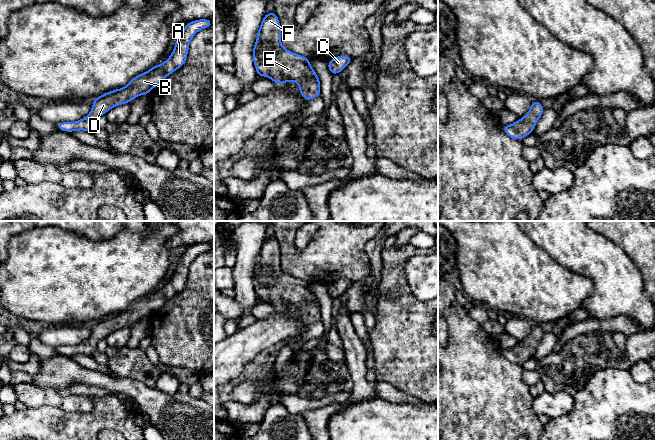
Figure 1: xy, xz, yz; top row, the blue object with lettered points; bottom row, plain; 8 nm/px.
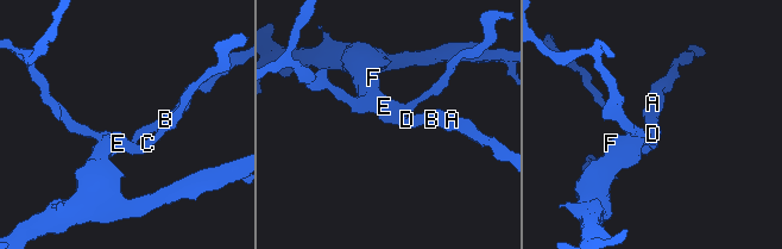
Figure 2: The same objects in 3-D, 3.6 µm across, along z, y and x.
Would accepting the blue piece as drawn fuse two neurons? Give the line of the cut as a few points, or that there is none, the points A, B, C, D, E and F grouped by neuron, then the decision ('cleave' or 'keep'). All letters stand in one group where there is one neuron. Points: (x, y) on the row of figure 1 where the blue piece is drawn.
no cut; A B C D E F; keep

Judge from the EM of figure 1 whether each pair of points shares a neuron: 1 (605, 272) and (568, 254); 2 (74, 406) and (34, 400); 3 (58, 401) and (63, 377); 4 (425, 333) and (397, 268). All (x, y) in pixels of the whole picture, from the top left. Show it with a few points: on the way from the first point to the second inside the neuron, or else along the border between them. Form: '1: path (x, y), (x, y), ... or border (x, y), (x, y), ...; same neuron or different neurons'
1: path (596, 263), (587, 254), (577, 254); same neuron
2: path (64, 403), (57, 400), (44, 400); same neuron
3: border (32, 383), (39, 387), (50, 387), (54, 390); different neurons
4: path (409, 317), (405, 313), (405, 300), (400, 284); same neuron

